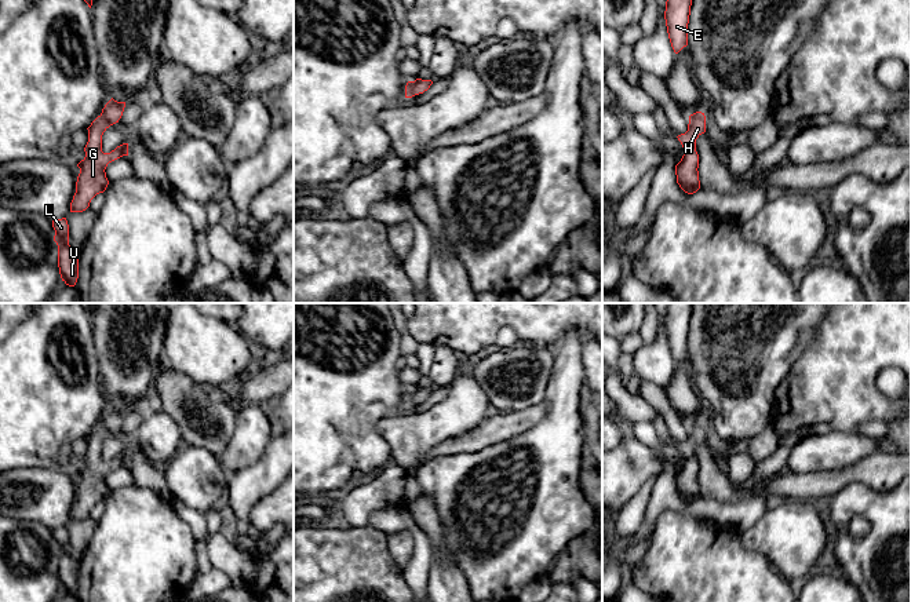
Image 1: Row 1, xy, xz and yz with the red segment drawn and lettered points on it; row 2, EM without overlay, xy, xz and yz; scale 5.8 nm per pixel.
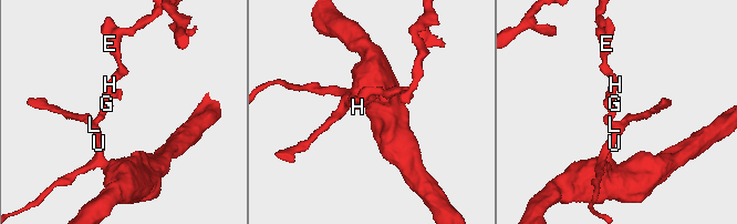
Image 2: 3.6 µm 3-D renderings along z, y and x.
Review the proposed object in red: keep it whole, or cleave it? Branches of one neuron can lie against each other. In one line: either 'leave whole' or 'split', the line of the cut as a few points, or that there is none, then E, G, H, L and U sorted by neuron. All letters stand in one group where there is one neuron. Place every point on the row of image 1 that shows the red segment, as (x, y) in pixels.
split; cut in xz along (411, 81), (416, 94); E / G H L U

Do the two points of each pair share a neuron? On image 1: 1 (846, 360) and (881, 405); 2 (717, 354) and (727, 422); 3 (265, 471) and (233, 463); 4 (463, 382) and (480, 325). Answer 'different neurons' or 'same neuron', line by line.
1: same neuron
2: same neuron
3: different neurons
4: different neurons

